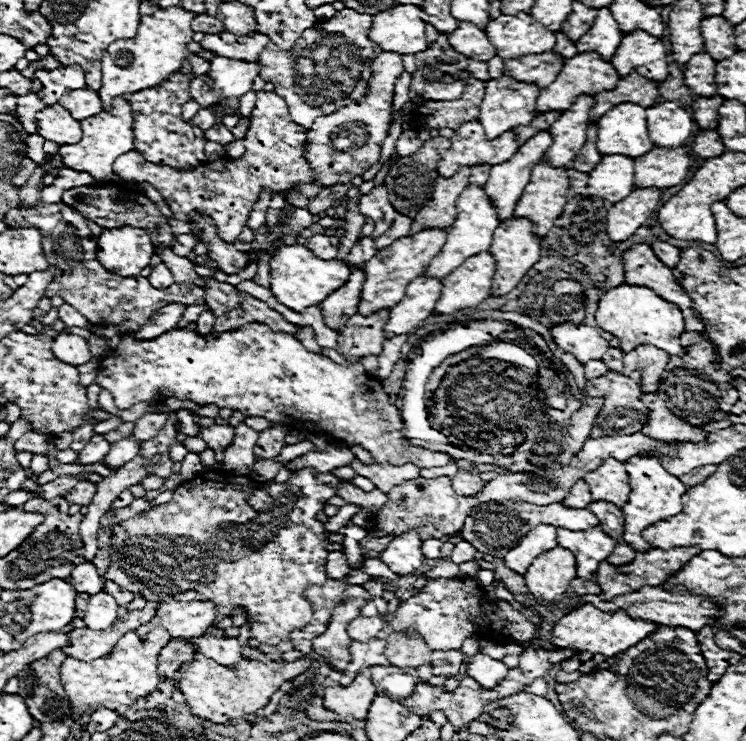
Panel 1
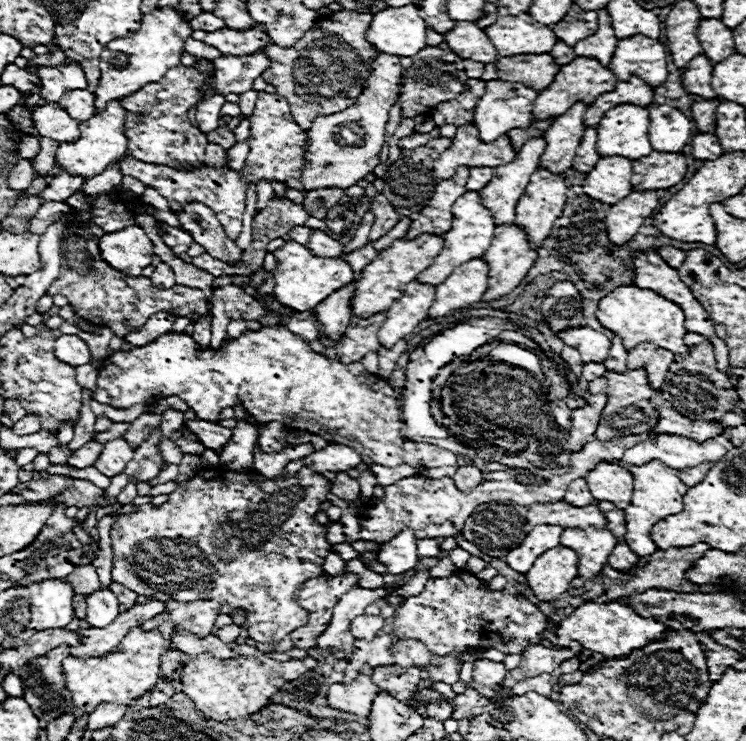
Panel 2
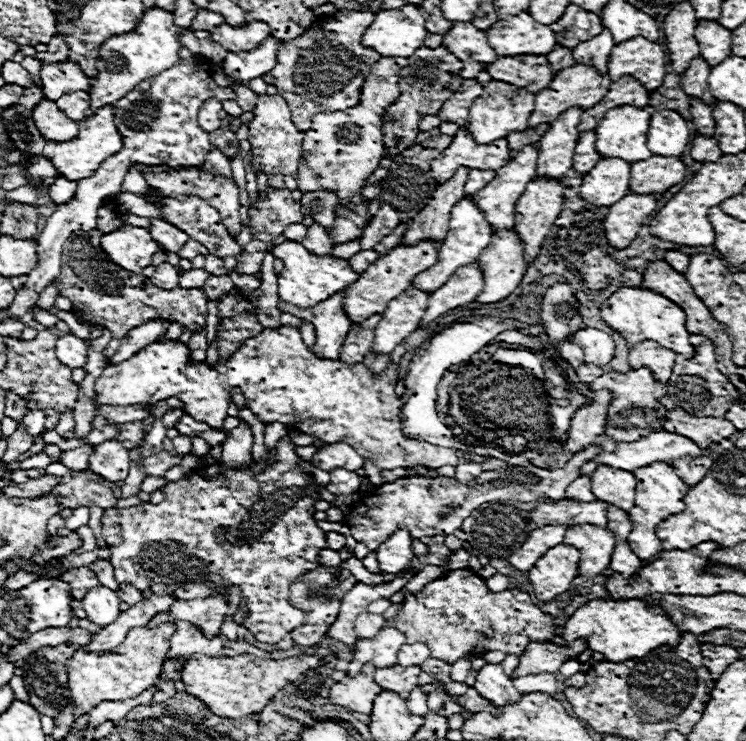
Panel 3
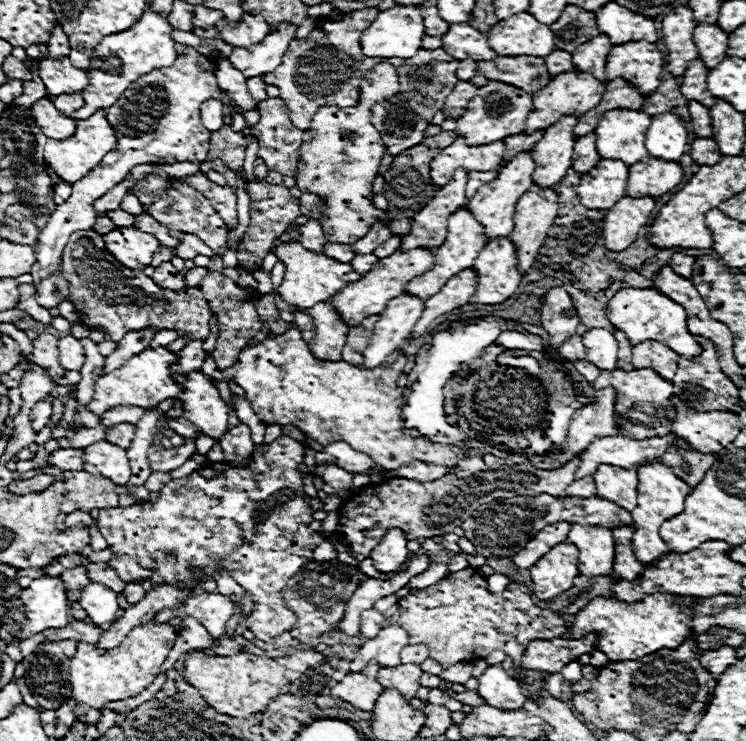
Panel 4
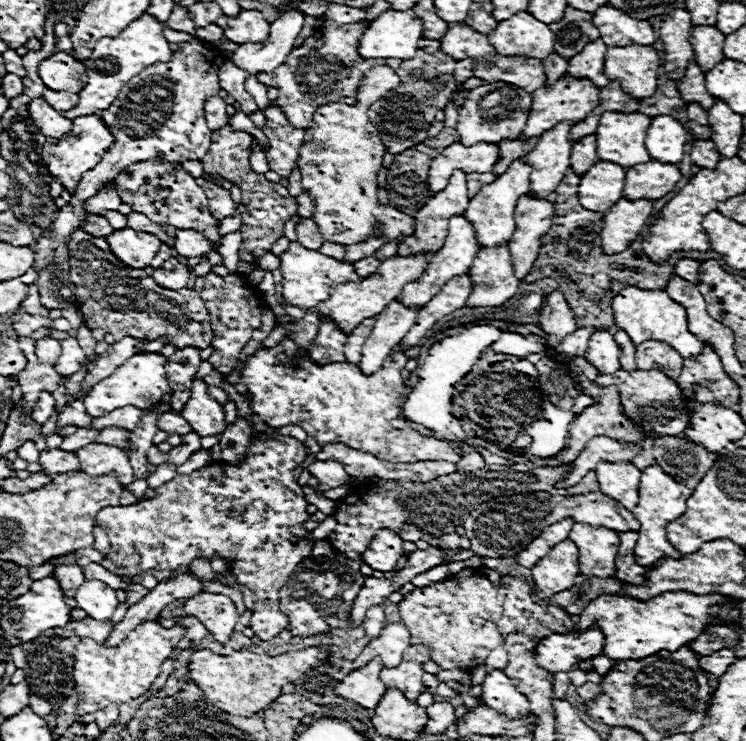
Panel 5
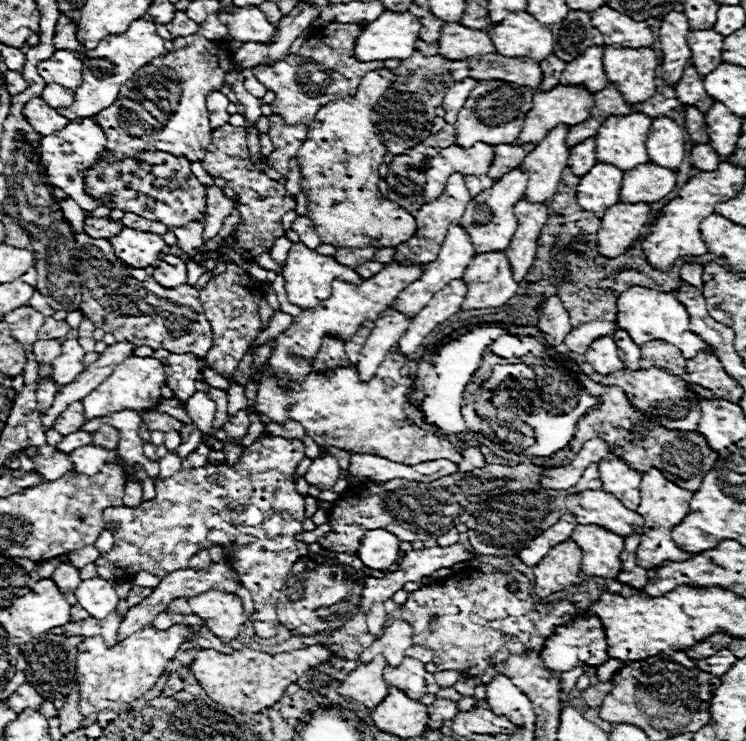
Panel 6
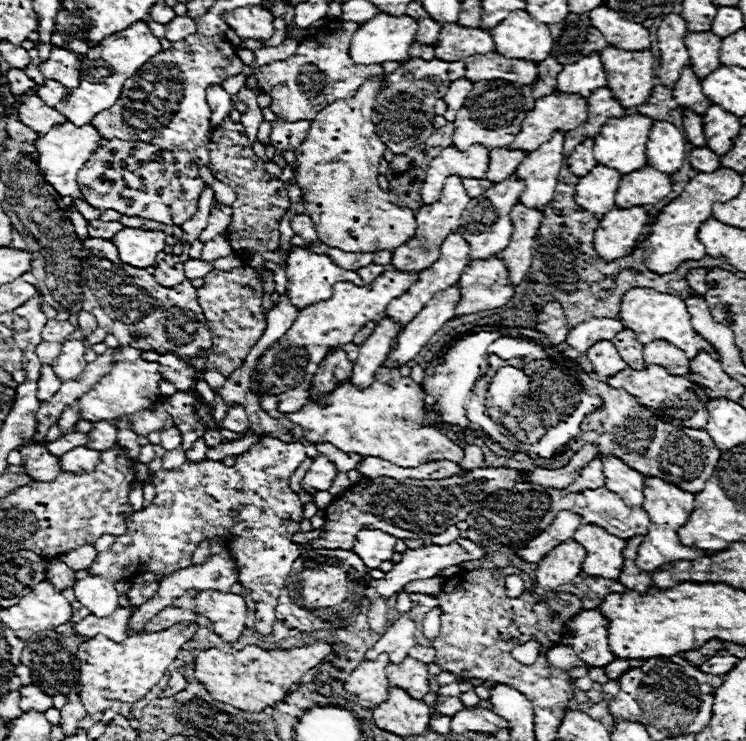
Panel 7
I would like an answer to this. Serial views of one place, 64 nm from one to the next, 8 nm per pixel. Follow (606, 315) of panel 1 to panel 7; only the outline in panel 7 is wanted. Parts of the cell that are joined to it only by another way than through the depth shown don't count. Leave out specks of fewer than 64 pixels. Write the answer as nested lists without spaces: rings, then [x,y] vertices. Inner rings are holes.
[[[632,288],[624,294],[622,306],[620,306],[620,320],[628,330],[634,330],[638,340],[646,346],[654,340],[666,340],[680,350],[686,352],[688,358],[694,358],[698,350],[710,350],[710,354],[716,354],[716,348],[706,342],[690,324],[690,314],[686,310],[686,302],[674,294],[662,294],[652,288]]]

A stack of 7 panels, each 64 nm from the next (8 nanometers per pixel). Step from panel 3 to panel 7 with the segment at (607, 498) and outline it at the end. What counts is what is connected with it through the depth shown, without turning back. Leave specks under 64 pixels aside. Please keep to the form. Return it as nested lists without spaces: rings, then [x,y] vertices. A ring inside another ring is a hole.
[[[604,456],[606,488],[616,492],[626,506],[636,508],[644,502],[644,476],[614,456]]]

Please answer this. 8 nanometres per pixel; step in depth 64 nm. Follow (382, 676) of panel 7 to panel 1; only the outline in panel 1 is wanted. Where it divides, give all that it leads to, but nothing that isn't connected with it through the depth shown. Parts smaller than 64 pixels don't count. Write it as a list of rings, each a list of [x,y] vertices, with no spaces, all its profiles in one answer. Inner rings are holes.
[[[362,668],[350,686],[330,686],[324,692],[324,706],[340,716],[352,716],[356,720],[364,720],[370,702],[376,696],[376,686],[370,678],[370,670]]]

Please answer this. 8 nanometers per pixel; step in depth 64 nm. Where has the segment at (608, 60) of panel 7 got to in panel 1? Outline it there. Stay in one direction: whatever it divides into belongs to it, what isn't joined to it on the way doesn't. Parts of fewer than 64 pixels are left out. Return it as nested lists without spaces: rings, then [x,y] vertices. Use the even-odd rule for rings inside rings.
[[[642,30],[626,34],[610,62],[622,78],[626,78],[626,74],[630,74],[632,70],[636,70],[644,78],[650,78],[652,82],[658,82],[658,84],[668,78],[664,42]]]

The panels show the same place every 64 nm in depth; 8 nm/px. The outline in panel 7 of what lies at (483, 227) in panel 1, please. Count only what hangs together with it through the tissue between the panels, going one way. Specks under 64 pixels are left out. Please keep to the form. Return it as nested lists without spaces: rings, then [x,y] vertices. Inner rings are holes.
[[[458,232],[450,234],[450,236],[446,238],[446,242],[442,244],[442,248],[440,248],[440,258],[438,258],[438,262],[434,262],[432,266],[428,266],[428,270],[422,270],[420,276],[418,276],[418,282],[414,282],[414,286],[410,286],[410,290],[408,290],[406,294],[402,294],[402,298],[394,298],[394,302],[390,302],[390,306],[386,308],[386,316],[392,318],[394,322],[398,322],[400,326],[406,326],[406,324],[426,306],[426,302],[428,302],[436,292],[446,290],[446,288],[454,286],[454,284],[460,280],[464,268],[468,266],[468,252],[470,252],[468,242],[466,242]]]

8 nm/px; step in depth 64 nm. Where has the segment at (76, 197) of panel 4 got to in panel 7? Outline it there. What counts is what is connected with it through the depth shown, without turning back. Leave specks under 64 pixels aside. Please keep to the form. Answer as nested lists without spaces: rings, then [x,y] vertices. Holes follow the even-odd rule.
[[[190,34],[190,38],[174,42],[172,48],[150,58],[150,62],[146,62],[146,66],[142,66],[142,70],[124,84],[118,102],[96,114],[90,124],[104,138],[142,140],[164,148],[188,150],[198,166],[208,166],[206,136],[210,128],[210,108],[206,102],[206,90],[214,84],[222,84],[228,76],[240,74],[242,68],[244,62],[238,58],[236,48],[224,34],[218,38]]]

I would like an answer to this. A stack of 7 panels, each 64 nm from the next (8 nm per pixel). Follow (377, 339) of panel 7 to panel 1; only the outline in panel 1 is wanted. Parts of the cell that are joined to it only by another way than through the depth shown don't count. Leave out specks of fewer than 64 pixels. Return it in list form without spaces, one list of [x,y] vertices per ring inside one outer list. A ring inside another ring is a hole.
[[[426,276],[414,278],[414,282],[410,282],[410,286],[406,288],[406,298],[402,298],[402,302],[398,302],[394,310],[390,310],[390,318],[384,326],[386,338],[390,340],[400,334],[412,334],[422,320],[432,316],[436,300],[440,298],[440,290],[440,280]]]

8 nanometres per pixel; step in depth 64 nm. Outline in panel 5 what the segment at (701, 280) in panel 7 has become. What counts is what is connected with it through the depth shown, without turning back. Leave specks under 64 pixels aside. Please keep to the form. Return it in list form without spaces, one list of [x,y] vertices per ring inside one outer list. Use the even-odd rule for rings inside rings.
[[[682,258],[682,260],[678,260],[678,264],[676,264],[676,268],[674,268],[674,274],[680,276],[680,278],[686,278],[688,282],[698,284],[698,268],[700,268],[700,262]]]

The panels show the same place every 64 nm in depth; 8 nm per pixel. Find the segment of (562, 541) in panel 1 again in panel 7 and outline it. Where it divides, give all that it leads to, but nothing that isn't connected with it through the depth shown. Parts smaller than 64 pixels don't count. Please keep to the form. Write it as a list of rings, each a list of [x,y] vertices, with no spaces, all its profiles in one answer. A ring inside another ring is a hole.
[[[592,524],[580,526],[574,534],[574,540],[586,548],[586,558],[582,562],[584,574],[618,580],[624,566],[622,550],[626,540],[610,534],[600,526],[594,528]]]

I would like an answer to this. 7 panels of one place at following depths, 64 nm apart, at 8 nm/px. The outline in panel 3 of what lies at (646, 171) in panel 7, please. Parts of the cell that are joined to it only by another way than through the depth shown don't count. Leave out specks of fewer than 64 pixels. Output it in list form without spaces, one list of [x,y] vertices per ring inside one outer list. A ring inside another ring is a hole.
[[[652,156],[632,164],[630,192],[632,194],[662,194],[684,180],[686,166],[680,158]]]

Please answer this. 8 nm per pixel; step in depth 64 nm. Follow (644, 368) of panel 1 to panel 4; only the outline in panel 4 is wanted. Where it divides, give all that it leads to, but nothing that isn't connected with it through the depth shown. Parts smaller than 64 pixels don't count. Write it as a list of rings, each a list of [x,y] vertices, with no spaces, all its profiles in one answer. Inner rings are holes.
[[[646,340],[632,348],[634,368],[650,366],[654,372],[658,372],[666,380],[672,380],[676,376],[678,358],[680,356],[674,350],[670,350],[668,346],[656,342],[656,340]]]

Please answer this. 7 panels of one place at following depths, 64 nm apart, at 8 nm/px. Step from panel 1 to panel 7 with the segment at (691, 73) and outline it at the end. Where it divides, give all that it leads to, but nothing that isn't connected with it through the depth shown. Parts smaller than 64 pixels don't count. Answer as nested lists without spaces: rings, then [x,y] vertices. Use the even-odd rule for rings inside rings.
[[[686,66],[686,70],[682,70],[682,78],[678,78],[678,82],[672,88],[672,96],[678,102],[678,106],[694,110],[700,116],[710,106],[708,98],[702,94],[700,80],[694,76],[694,72],[692,72],[690,66]]]

